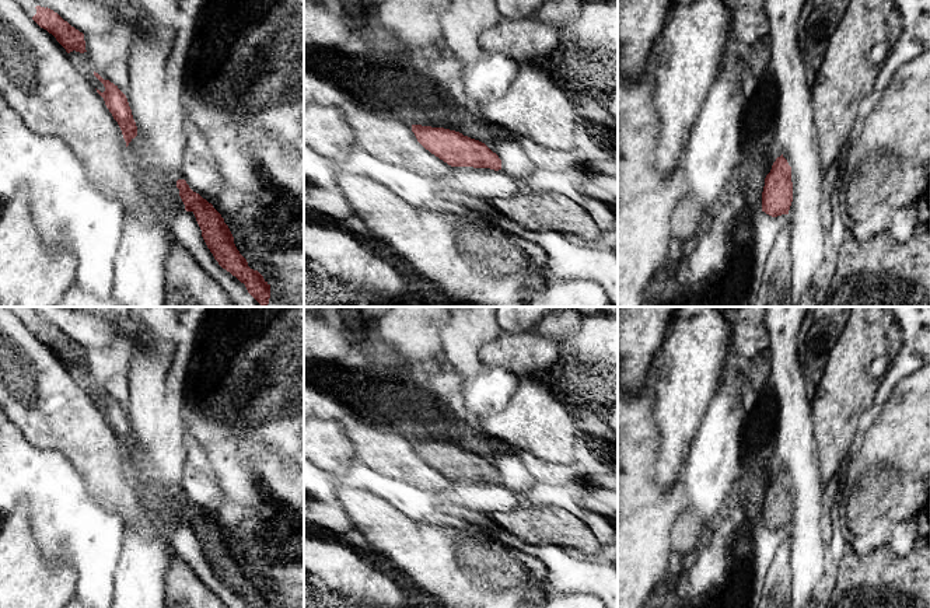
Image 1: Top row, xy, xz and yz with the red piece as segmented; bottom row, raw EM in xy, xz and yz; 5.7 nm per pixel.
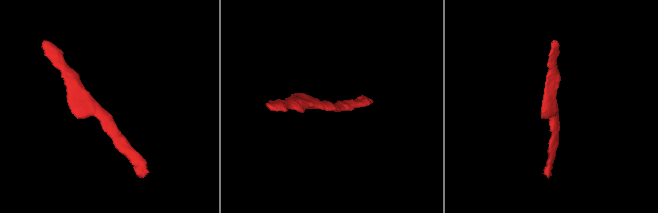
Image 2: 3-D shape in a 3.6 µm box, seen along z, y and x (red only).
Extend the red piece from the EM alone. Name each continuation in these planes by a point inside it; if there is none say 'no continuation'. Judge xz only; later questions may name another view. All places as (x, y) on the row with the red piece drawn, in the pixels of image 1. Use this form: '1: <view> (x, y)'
no continuation

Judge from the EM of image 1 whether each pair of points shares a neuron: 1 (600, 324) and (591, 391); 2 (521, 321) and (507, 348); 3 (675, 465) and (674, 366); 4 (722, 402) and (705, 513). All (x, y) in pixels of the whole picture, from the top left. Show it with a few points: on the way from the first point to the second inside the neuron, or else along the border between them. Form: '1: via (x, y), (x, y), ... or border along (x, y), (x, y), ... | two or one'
1: via (600, 341), (600, 367), (593, 374) | one
2: border along (534, 329), (502, 332) | two
3: via (675, 440), (675, 391) | one
4: via (720, 430), (715, 463), (706, 485) | one

